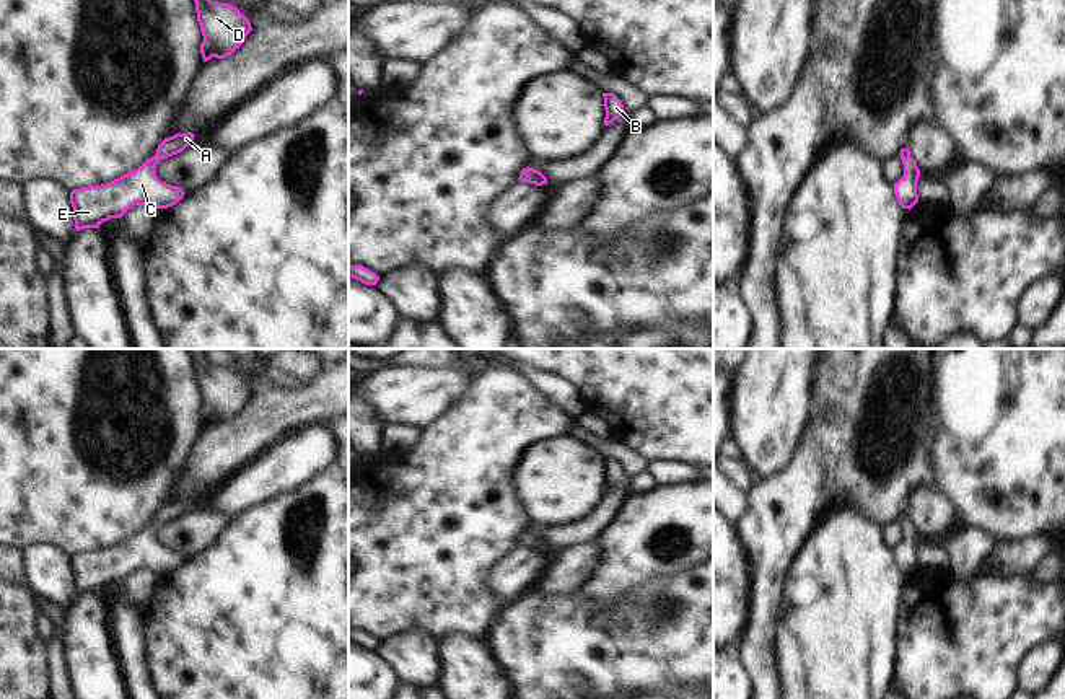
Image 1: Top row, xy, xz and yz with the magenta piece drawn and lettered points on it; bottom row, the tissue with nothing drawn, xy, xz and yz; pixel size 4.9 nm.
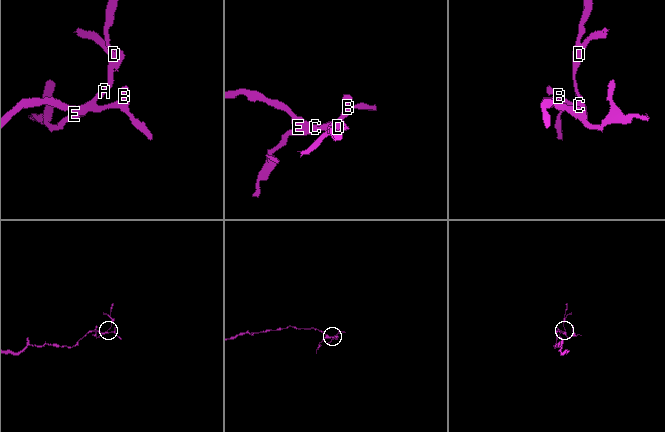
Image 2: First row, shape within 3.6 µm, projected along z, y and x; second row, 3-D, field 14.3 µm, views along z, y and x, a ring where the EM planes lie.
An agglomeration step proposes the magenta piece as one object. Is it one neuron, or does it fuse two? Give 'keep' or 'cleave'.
keep

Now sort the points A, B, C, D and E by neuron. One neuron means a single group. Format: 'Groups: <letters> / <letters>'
Groups: A B C D E

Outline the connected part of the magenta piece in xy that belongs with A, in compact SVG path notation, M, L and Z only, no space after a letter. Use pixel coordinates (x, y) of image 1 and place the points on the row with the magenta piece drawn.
M192 132L176 134L164 138L156 155L137 169L101 186L88 186L70 192L75 230L99 228L103 222L121 218L132 205L151 205L168 209L176 205L184 191L158 179L160 160L181 153L194 140Z

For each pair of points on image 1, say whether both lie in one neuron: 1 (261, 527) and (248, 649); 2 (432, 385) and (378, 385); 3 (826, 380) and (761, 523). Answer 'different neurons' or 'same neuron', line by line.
1: same neuron
2: same neuron
3: same neuron

